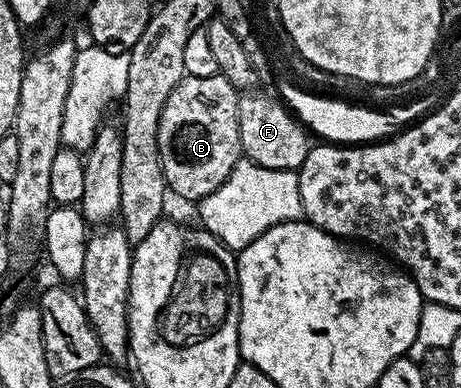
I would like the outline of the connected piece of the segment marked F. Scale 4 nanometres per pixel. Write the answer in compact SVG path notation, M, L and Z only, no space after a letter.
M249 91L238 96L241 151L248 160L254 161L259 167L275 171L296 171L309 154L310 134L305 125L276 96L273 97L264 97L261 91Z

